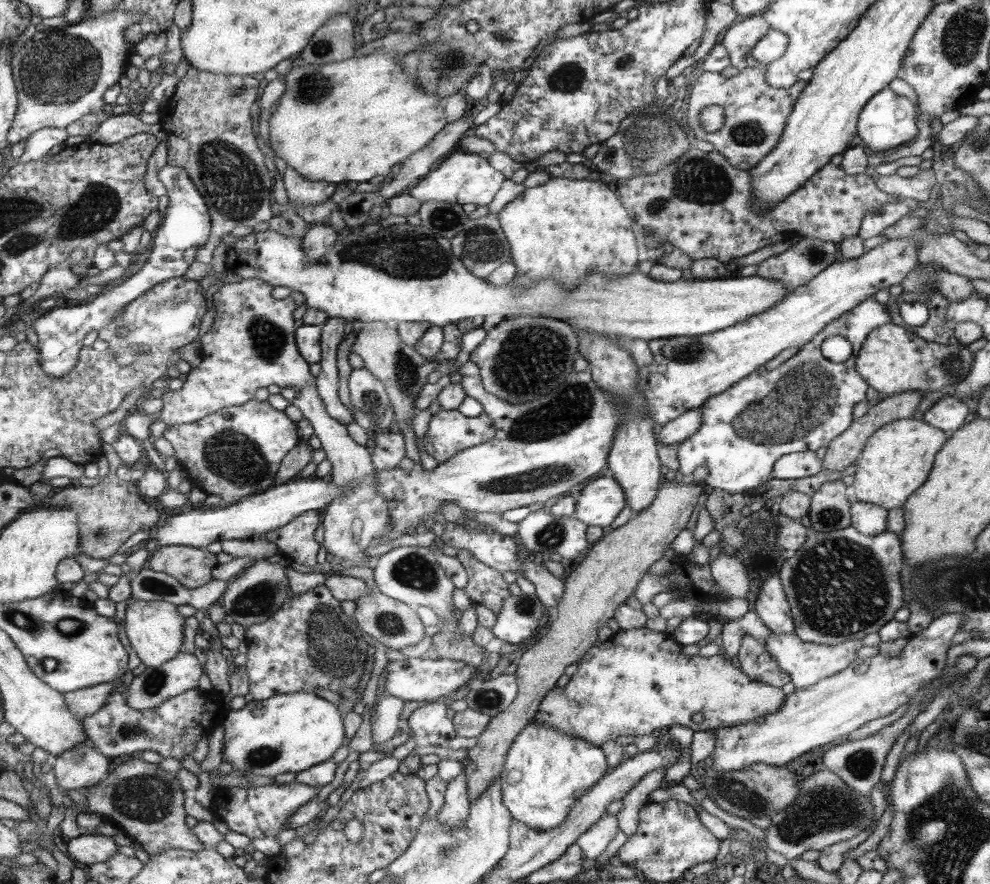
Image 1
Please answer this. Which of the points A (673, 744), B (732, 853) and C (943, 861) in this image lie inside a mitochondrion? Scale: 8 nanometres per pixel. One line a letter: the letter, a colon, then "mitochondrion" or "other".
A: other
B: other
C: mitochondrion

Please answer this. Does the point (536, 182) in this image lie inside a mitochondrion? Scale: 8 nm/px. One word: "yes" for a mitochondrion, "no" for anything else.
no

